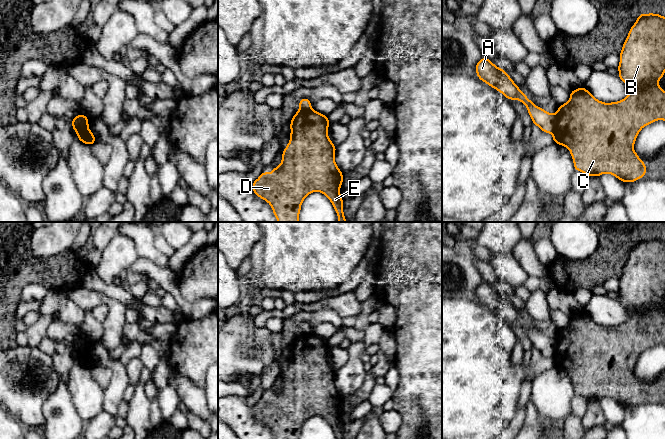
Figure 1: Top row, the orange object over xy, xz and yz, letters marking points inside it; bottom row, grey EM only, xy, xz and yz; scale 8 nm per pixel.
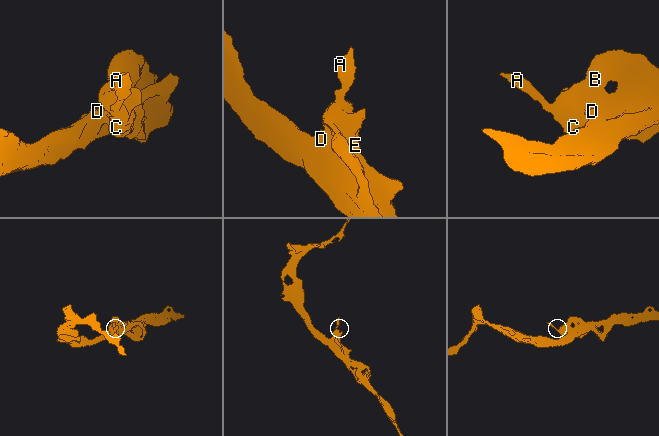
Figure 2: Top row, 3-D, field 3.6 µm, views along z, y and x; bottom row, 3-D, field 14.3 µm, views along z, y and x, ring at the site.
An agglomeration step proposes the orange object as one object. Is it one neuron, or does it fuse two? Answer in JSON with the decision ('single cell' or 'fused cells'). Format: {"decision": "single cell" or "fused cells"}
{"decision": "fused cells"}

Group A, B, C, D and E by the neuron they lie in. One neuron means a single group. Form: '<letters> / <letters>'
A / B C D E

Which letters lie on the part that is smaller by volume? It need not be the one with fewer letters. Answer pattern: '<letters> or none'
A

